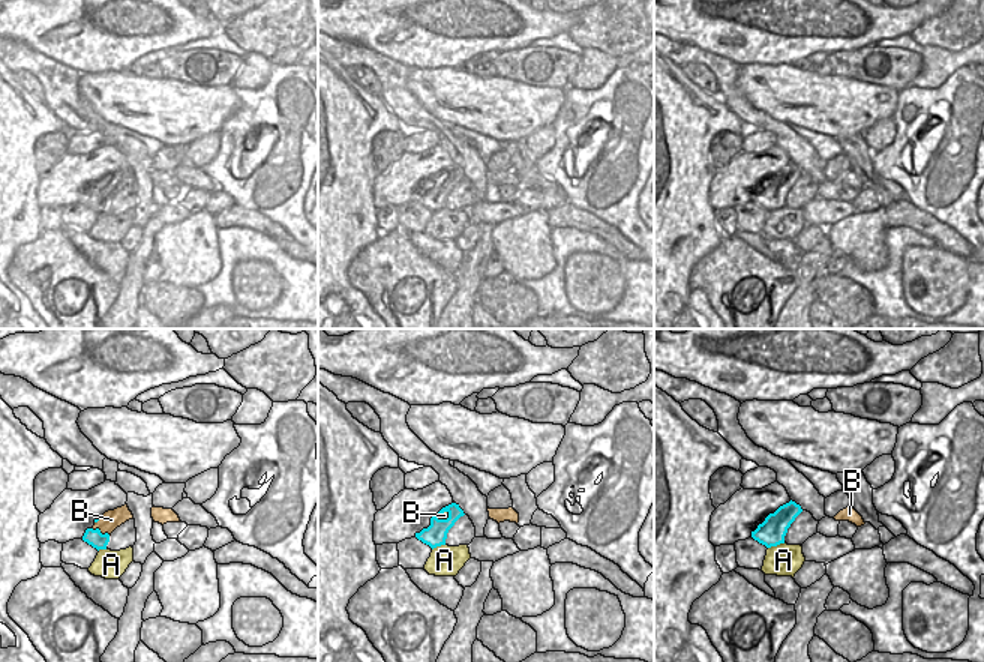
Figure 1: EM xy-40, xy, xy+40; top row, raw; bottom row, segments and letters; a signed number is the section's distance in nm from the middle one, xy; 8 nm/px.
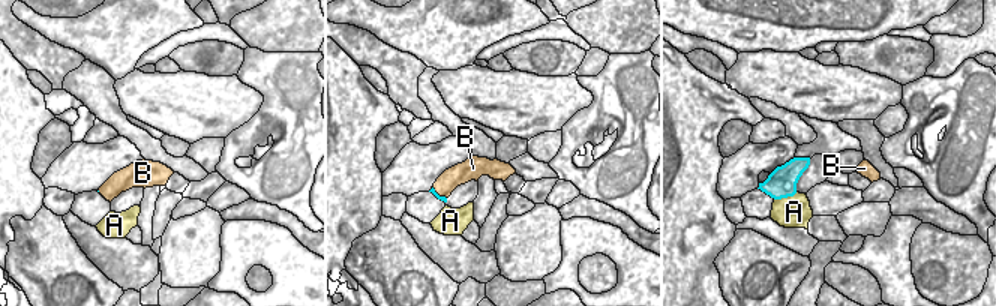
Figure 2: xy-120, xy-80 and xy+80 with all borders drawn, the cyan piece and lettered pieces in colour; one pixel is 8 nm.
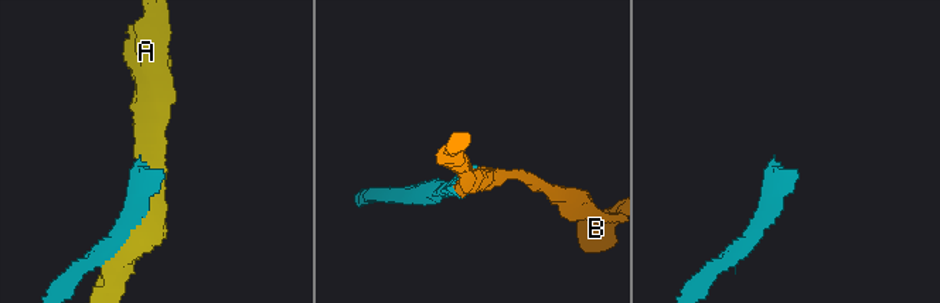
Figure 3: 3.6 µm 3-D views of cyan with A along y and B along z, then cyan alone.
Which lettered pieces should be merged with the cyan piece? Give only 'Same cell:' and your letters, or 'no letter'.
Same cell: B

